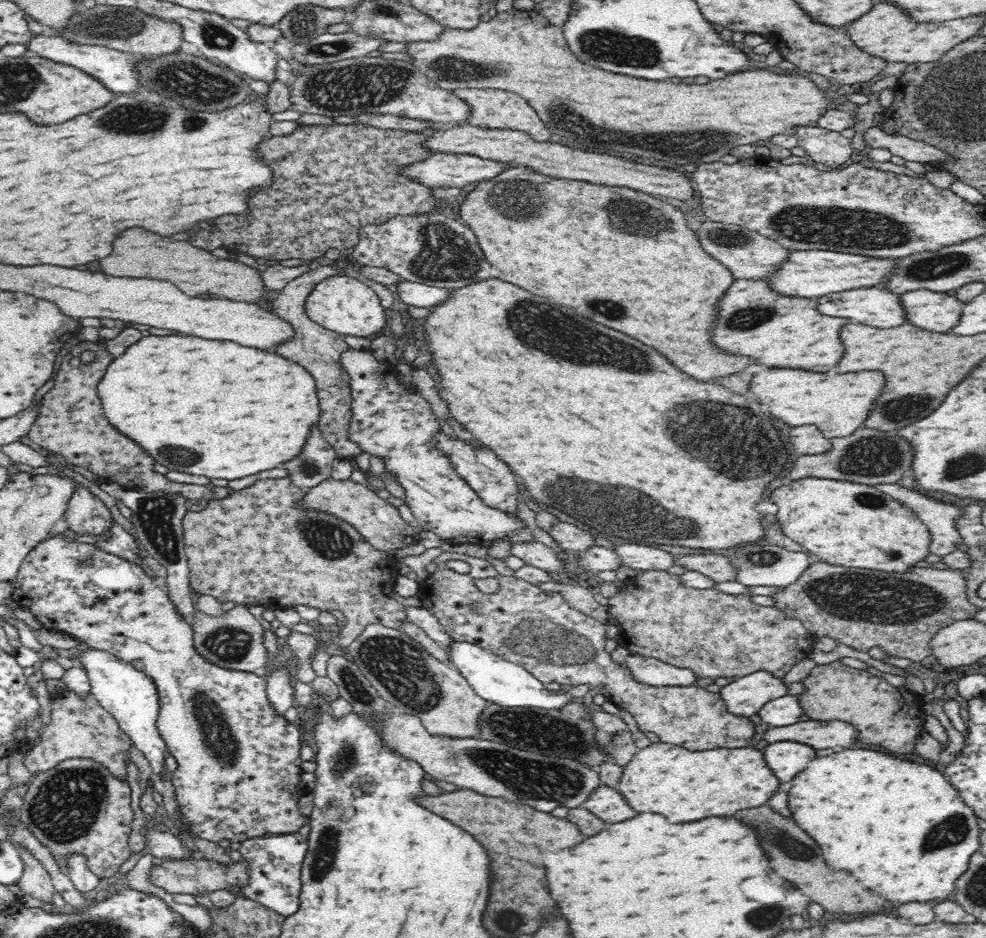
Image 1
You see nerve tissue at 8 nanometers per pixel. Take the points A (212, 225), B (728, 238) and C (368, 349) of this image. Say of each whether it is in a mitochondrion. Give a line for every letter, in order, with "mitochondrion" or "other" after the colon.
A: other
B: mitochondrion
C: other

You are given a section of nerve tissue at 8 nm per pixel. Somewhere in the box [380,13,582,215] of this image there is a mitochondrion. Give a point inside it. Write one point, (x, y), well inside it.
(445, 67)

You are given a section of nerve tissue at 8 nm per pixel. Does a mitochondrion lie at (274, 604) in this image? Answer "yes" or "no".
no

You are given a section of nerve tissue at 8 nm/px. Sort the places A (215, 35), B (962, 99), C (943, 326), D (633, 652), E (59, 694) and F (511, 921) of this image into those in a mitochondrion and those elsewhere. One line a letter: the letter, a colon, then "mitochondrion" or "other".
A: mitochondrion
B: mitochondrion
C: other
D: other
E: other
F: mitochondrion

